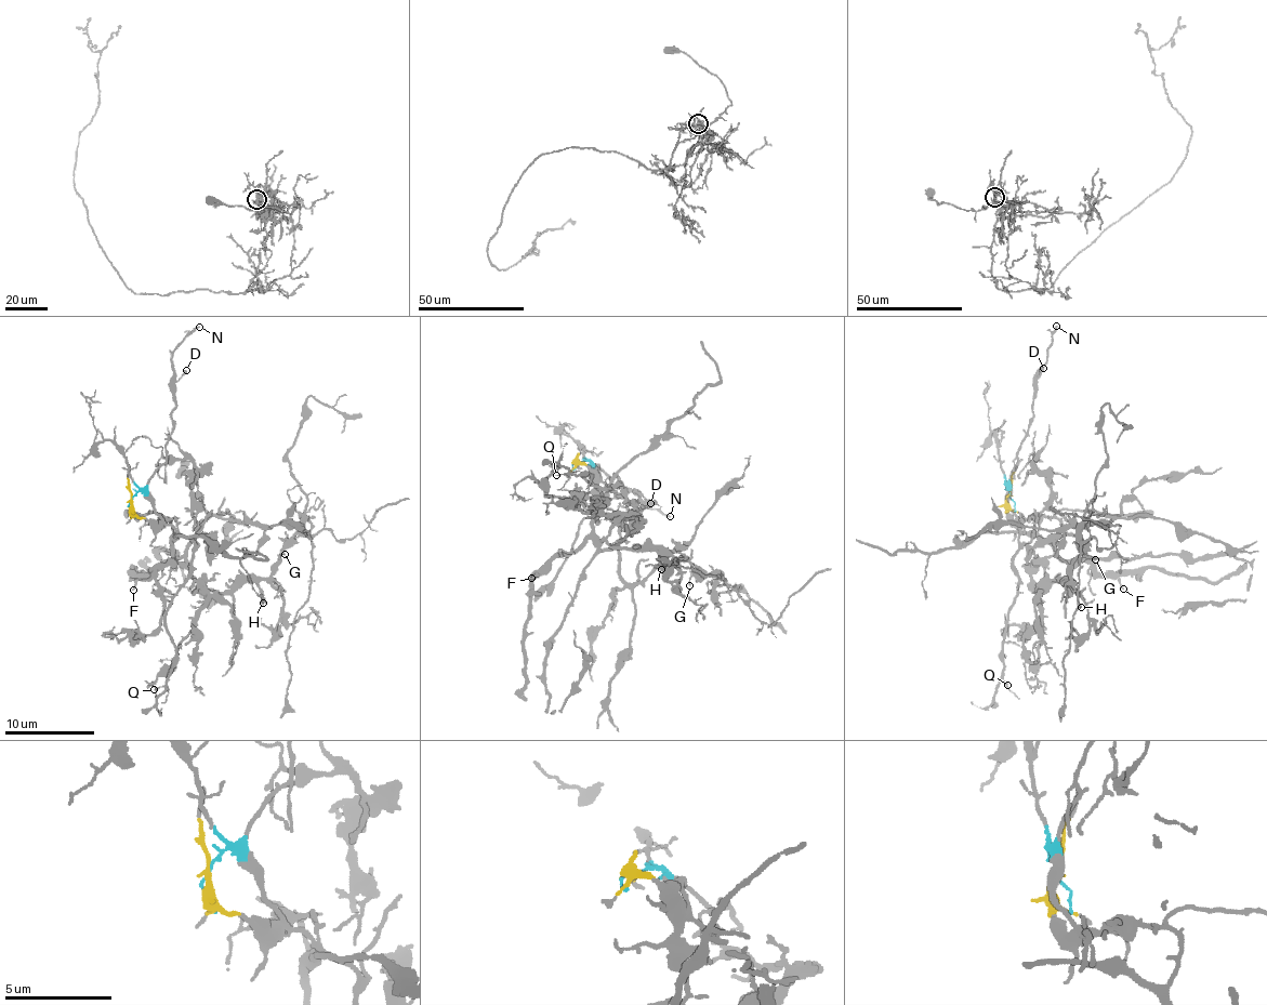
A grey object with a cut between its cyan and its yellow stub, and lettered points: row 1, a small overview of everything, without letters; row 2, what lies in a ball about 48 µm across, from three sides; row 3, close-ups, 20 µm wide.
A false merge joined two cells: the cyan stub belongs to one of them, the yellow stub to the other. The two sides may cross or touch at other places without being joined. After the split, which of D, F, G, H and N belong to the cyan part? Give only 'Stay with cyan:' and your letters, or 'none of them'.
Stay with cyan: D, N

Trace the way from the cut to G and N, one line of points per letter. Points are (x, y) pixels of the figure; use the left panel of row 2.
G: (131, 501), (137, 515), (156, 524), (170, 519), (172, 553), (206, 587), (229, 593), (256, 582), (285, 553)
N: (131, 501), (166, 461), (167, 443), (172, 433), (171, 410), (175, 406), (172, 352), (199, 326)

